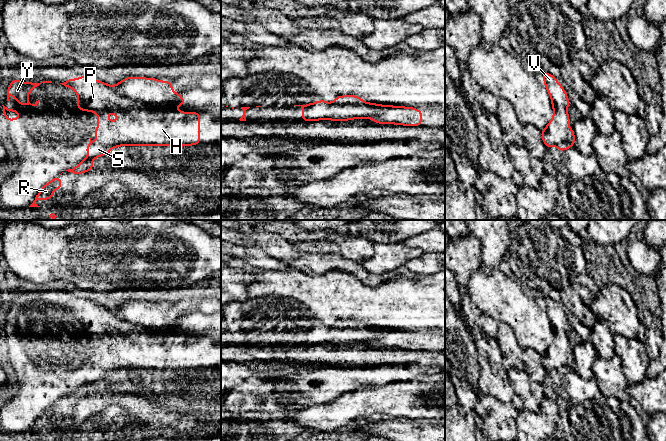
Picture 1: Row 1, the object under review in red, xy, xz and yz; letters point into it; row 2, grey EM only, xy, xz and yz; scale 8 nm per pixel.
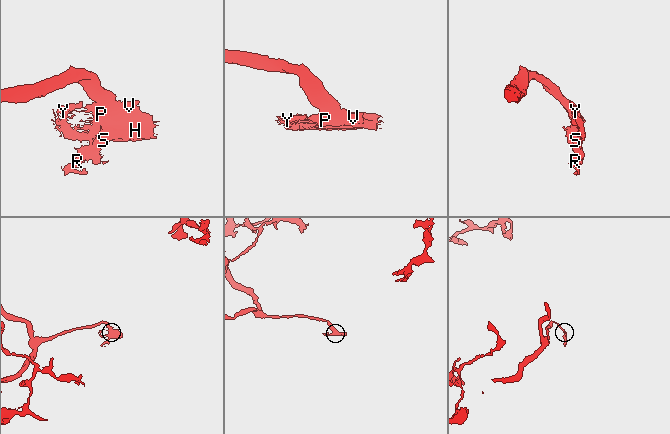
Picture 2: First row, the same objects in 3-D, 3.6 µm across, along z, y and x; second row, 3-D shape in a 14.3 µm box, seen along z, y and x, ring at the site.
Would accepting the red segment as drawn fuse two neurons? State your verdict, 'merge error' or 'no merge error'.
merge error

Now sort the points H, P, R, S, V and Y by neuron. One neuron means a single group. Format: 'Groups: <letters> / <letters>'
Groups: H P R S Y / V

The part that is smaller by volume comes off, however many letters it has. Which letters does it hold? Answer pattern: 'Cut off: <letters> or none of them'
Cut off: H, P, R, S, Y

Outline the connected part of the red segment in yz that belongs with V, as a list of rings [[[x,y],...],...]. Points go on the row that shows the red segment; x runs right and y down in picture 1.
[[[542,71],[544,86],[548,90],[553,104],[564,104],[569,106],[569,99],[564,88],[559,84],[554,76],[550,73]]]

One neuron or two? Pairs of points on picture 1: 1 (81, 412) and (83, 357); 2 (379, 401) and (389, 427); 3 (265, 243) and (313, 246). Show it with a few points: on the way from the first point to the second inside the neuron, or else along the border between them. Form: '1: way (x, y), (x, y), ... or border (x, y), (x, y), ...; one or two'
1: border (94, 392), (84, 395), (77, 400); two
2: border (392, 417), (404, 417), (415, 420); two
3: border (292, 243), (292, 246), (298, 252), (315, 254); two

